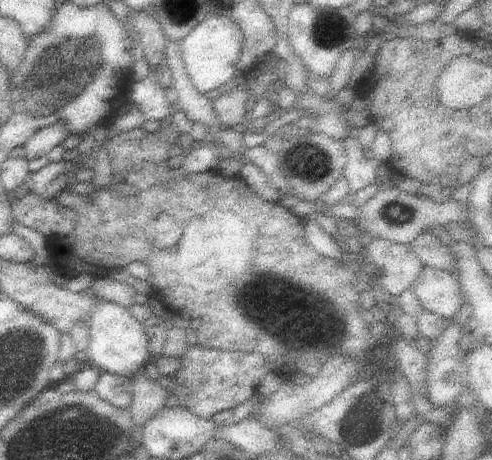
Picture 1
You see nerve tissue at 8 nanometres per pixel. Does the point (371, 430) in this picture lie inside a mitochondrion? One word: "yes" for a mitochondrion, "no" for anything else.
no

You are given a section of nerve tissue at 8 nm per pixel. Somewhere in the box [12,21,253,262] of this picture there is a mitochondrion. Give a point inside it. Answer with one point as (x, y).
(68, 70)

